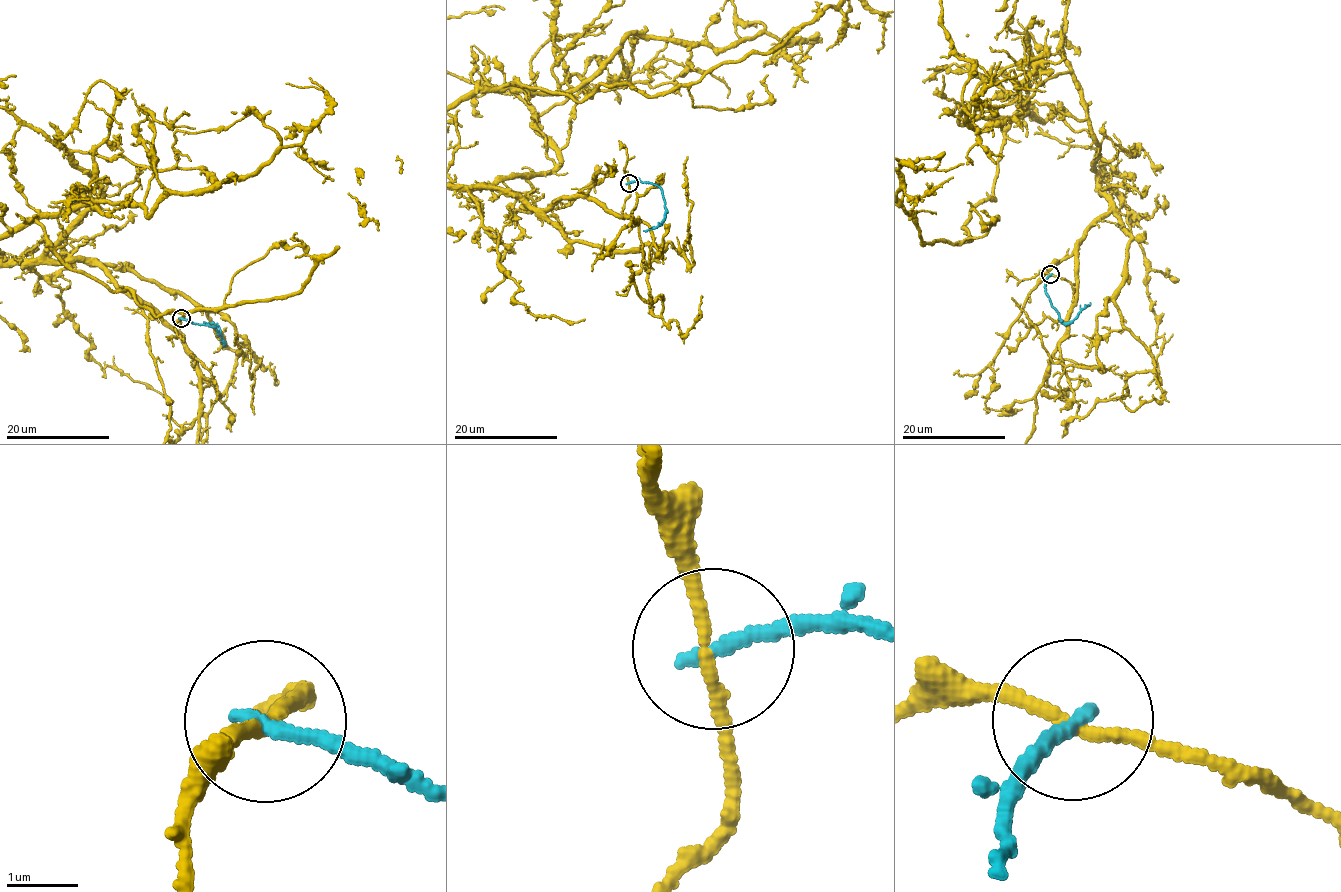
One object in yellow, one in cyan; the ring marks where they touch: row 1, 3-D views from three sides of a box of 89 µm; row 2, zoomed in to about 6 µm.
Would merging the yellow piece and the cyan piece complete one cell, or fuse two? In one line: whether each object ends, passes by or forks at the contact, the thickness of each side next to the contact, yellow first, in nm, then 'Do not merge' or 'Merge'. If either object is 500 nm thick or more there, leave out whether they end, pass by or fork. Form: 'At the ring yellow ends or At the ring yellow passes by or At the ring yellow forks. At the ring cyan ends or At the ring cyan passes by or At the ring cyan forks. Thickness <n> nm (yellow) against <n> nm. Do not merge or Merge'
At the ring yellow passes by. At the ring cyan ends. Thickness 150 nm (yellow) against 220 nm. Do not merge

